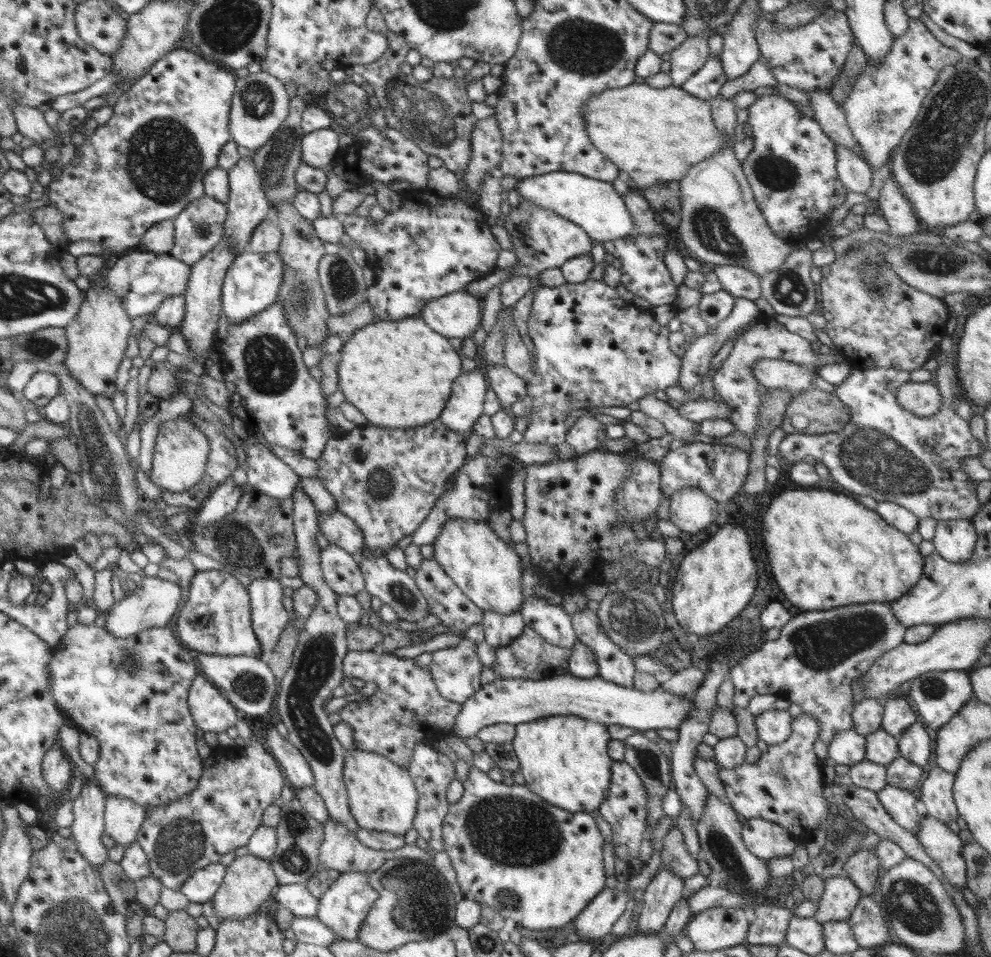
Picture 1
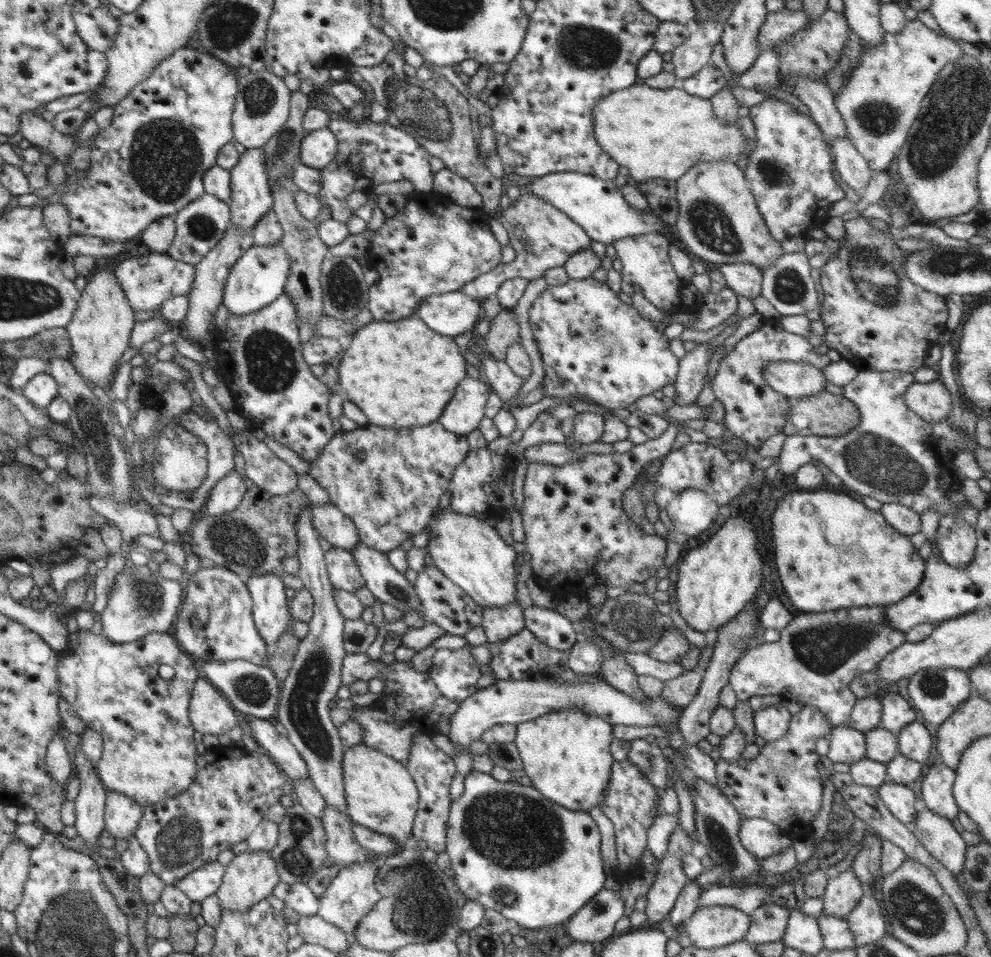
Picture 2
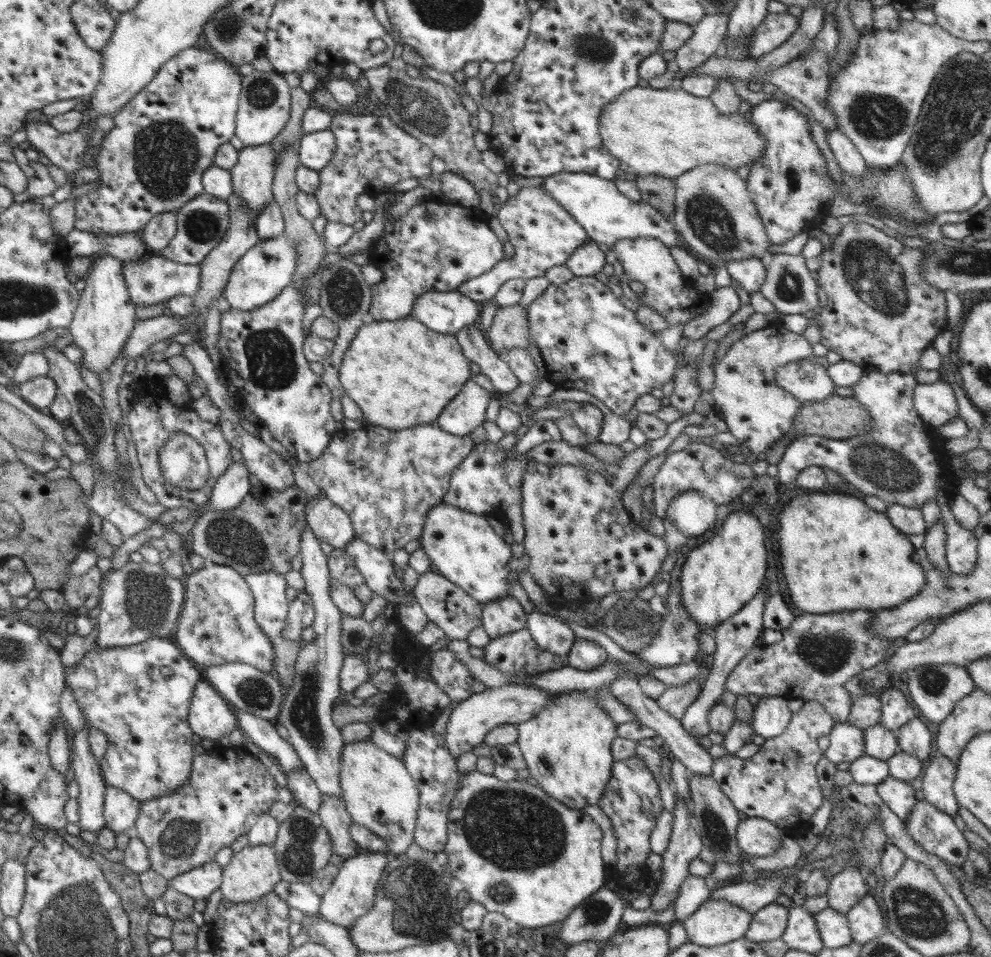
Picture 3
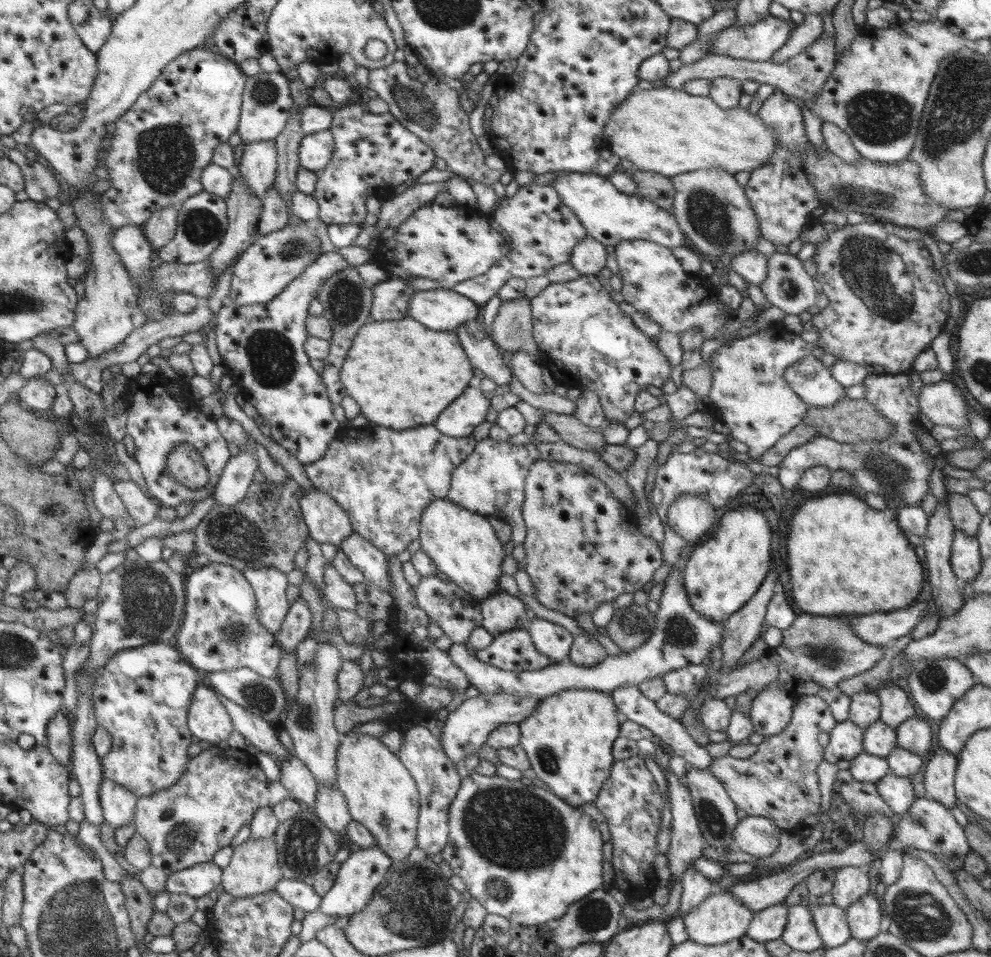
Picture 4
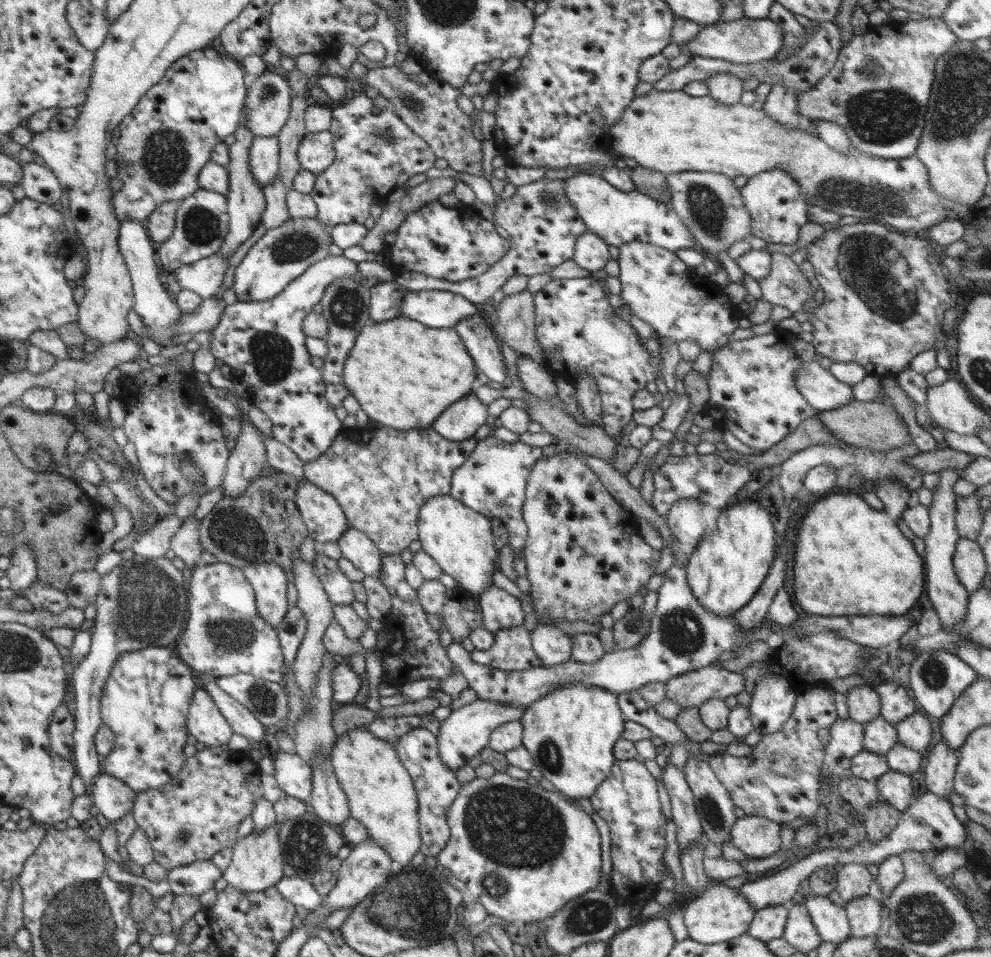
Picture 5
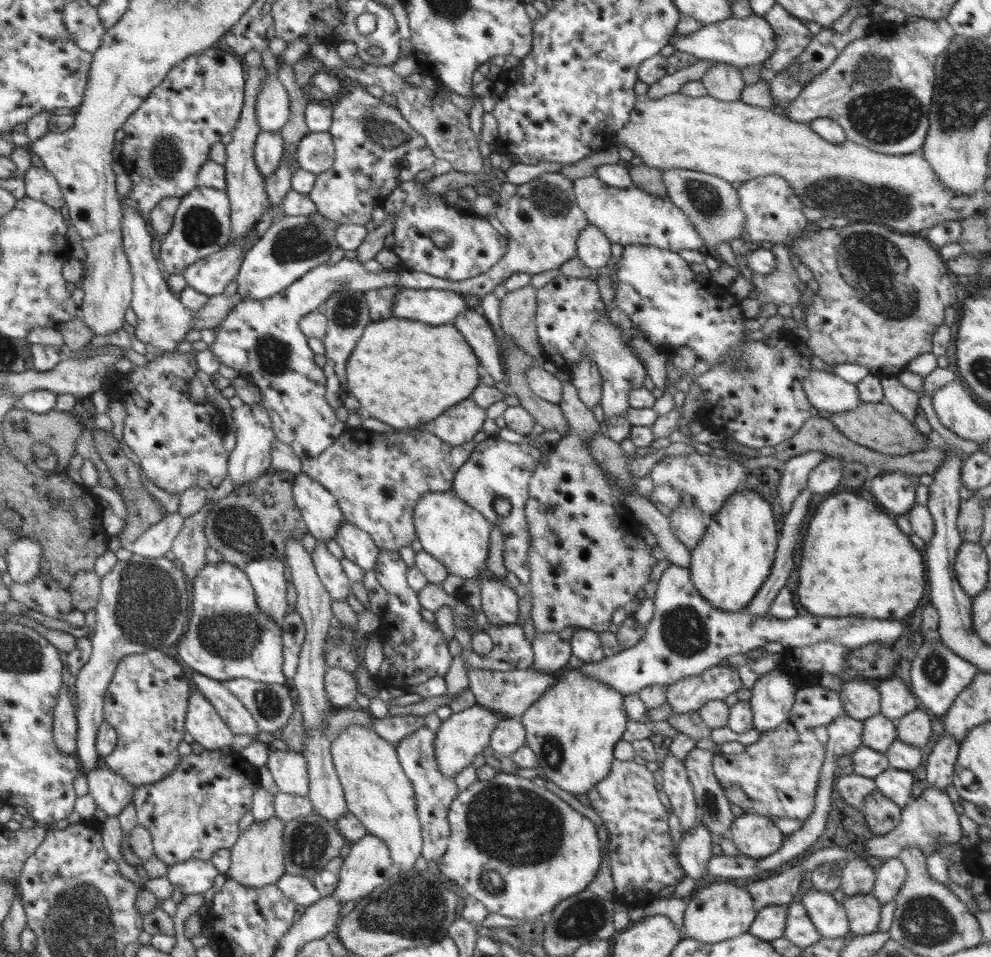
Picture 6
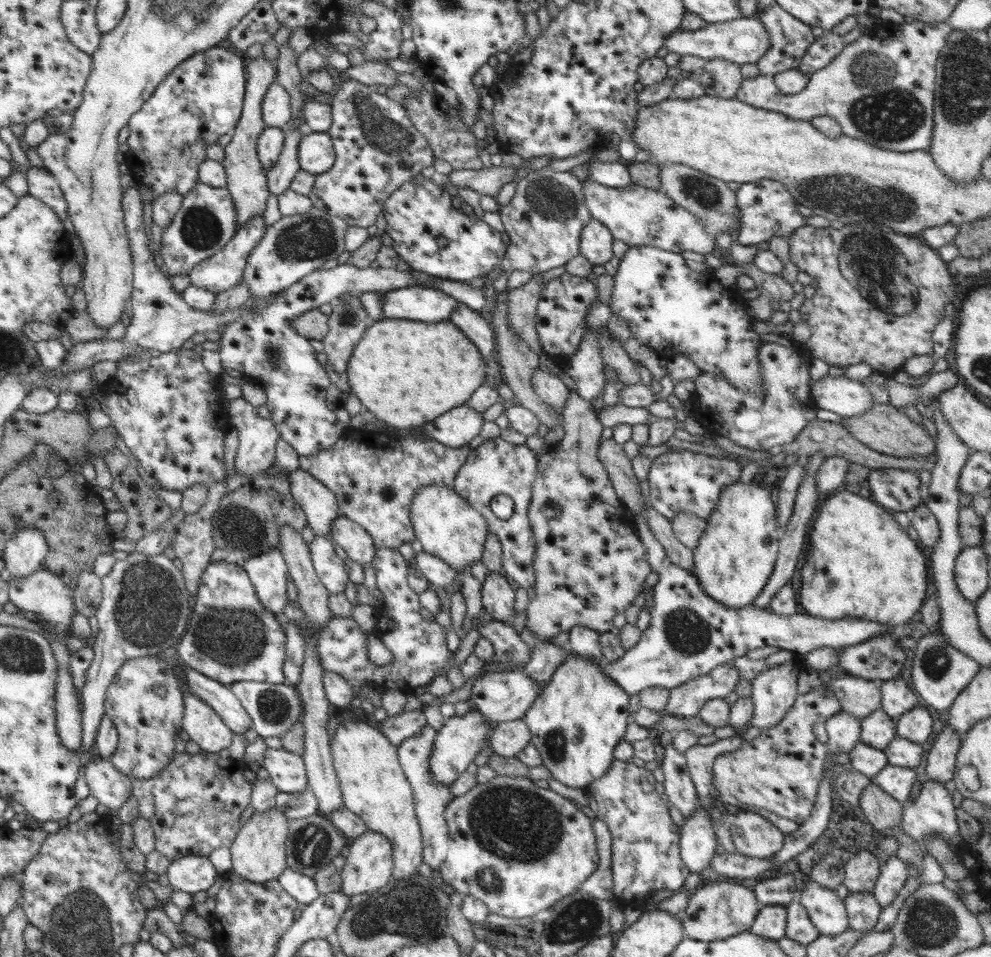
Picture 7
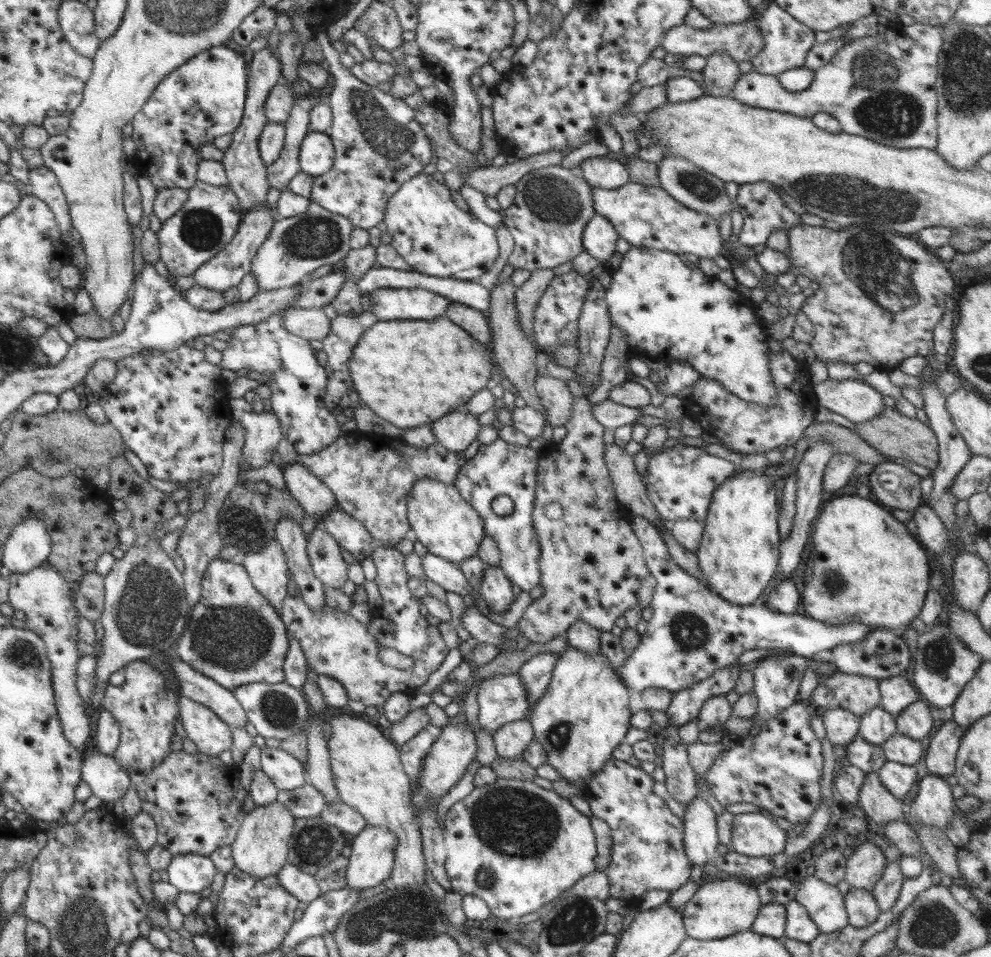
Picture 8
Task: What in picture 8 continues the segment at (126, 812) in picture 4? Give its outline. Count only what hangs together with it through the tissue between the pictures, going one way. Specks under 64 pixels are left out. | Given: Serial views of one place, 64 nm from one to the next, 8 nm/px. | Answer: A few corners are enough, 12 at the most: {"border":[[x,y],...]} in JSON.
{"border":[[98,751],[83,757],[81,780],[119,809],[129,773]]}

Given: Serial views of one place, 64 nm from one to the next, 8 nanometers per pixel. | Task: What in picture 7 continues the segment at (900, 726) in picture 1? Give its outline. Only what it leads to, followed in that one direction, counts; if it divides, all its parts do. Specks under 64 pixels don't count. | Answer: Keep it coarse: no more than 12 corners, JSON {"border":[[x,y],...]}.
{"border":[[901,676],[878,683],[892,720],[921,702]]}

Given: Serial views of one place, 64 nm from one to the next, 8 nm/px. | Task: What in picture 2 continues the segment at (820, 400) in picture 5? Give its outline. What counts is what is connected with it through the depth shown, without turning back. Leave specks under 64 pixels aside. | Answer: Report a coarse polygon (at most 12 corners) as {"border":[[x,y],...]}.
{"border":[[769,362],[762,376],[792,403],[825,391],[810,363]]}

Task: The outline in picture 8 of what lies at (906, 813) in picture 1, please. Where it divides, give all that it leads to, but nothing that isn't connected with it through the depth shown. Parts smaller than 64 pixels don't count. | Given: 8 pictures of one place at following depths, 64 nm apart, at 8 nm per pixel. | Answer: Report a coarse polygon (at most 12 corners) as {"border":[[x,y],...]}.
{"border":[[886,761],[877,775],[901,801],[914,782],[914,766]]}

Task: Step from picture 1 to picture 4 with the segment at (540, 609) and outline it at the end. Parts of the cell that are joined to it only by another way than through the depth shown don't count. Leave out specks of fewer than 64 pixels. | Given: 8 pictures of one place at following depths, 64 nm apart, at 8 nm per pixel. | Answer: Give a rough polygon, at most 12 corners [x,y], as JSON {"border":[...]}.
{"border":[[536,618],[527,632],[540,655],[568,660],[574,636]]}

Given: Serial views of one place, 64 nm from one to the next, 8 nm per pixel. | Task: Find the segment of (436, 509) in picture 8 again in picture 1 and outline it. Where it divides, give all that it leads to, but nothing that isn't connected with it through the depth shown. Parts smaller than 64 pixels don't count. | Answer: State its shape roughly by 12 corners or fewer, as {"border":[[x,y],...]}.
{"border":[[448,519],[433,559],[485,612],[520,612],[520,557],[483,521]]}

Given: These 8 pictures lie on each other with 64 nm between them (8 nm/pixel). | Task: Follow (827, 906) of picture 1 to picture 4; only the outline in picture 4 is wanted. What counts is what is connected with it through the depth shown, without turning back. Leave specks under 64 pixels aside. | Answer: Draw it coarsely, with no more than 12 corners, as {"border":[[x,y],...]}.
{"border":[[840,868],[831,890],[834,904],[845,910],[868,895],[868,874]]}

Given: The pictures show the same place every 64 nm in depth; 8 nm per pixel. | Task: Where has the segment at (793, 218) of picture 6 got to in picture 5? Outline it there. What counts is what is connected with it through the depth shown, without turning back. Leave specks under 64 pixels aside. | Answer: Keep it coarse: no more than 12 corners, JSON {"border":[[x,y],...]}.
{"border":[[780,169],[739,189],[752,238],[794,245],[812,205]]}

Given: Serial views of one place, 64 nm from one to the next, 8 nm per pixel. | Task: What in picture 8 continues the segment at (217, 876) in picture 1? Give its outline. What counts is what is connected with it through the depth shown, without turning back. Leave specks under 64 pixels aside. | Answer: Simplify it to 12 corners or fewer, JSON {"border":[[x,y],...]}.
{"border":[[179,854],[167,868],[168,885],[200,893],[217,869],[208,856]]}

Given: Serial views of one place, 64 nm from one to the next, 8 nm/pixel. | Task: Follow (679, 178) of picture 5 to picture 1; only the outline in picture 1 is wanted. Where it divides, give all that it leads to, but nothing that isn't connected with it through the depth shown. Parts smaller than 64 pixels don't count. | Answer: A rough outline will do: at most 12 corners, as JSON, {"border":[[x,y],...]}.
{"border":[[710,101],[722,147],[680,184],[680,242],[759,278],[794,250],[734,151],[737,107]]}

